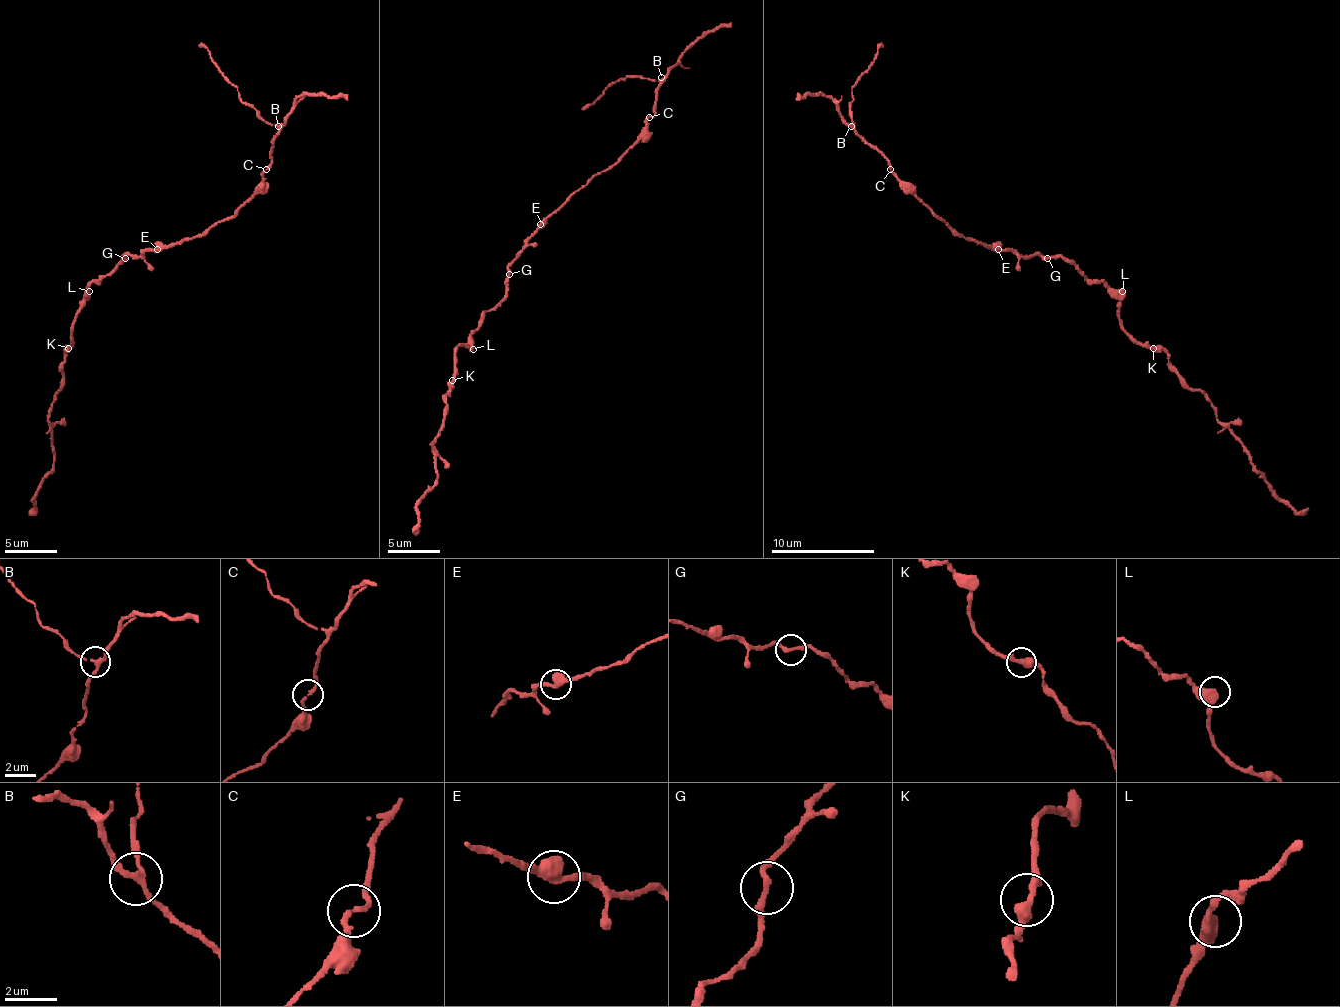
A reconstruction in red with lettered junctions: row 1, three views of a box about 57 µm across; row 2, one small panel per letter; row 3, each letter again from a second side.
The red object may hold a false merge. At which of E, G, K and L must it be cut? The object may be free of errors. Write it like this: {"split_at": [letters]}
{"split_at": []}

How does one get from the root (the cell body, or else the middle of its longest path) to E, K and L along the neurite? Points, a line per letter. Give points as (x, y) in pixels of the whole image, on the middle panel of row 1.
E: (509, 271), (509, 264), (540, 225)
K: (509, 271), (506, 295), (483, 315), (483, 323), (473, 333), (473, 339), (457, 349), (452, 380)
L: (509, 271), (506, 295), (483, 315), (483, 323), (473, 333), (473, 349)

